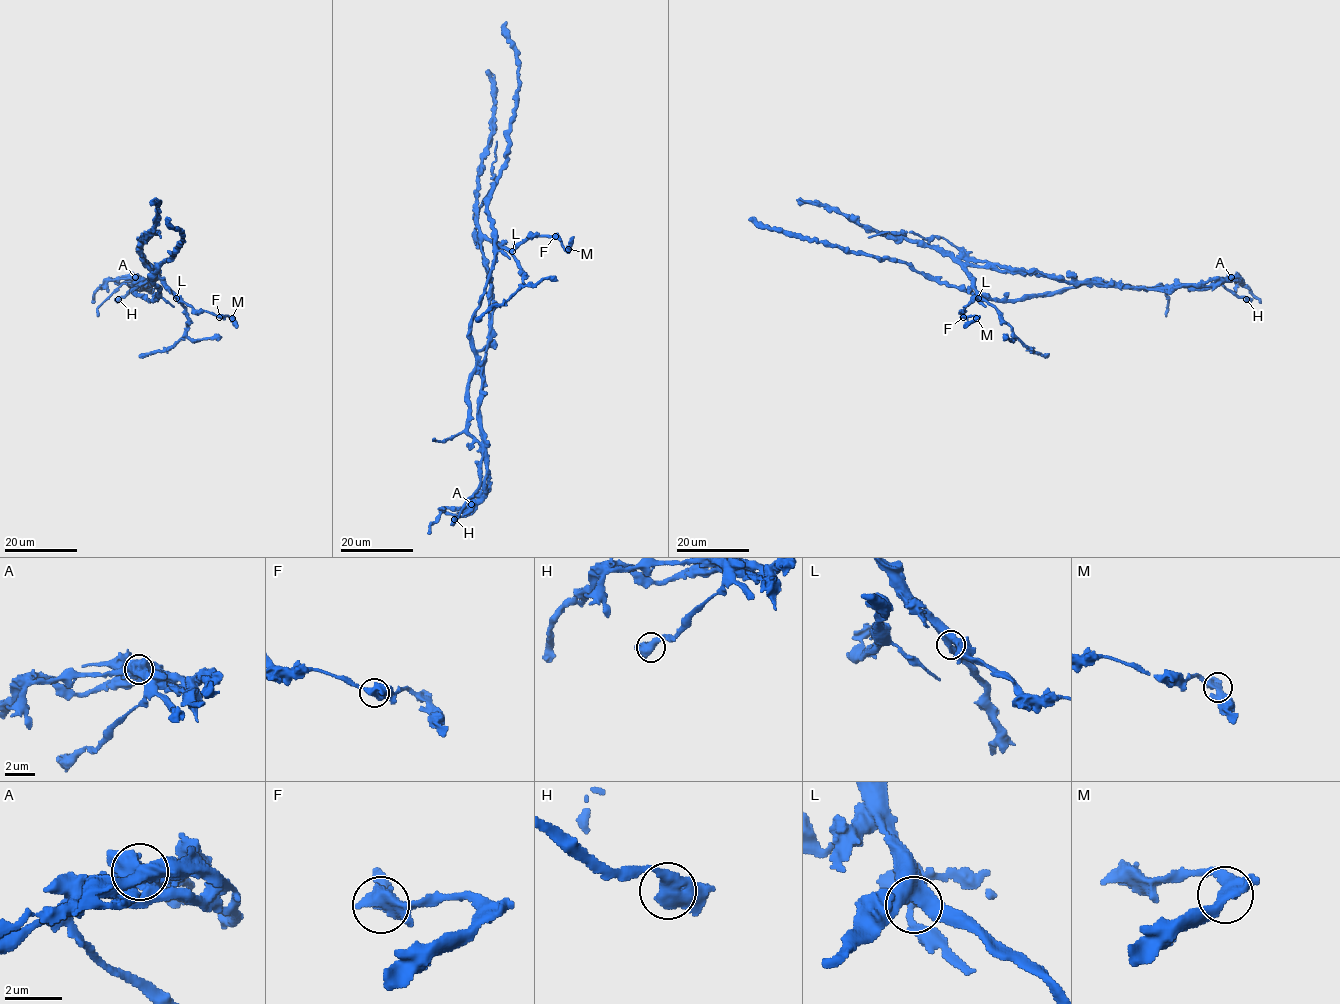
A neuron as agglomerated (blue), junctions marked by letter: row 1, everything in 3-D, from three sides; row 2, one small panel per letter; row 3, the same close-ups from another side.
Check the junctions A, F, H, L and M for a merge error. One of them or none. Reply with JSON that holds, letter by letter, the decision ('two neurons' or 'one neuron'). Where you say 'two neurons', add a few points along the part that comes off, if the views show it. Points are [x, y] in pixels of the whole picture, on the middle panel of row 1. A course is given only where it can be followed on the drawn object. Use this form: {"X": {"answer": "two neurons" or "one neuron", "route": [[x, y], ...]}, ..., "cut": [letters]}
{"A": {"answer": "two neurons", "route": [[471, 504], [487, 472], [467, 431], [470, 327], [494, 259], [487, 199], [518, 88], [506, 22]]}, "F": {"answer": "one neuron"}, "H": {"answer": "one neuron"}, "L": {"answer": "one neuron"}, "M": {"answer": "one neuron"}, "cut": ["A"]}

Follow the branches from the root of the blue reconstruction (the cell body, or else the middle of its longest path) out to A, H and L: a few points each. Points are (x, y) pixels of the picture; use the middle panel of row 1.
A: (470, 327), (473, 349), (482, 366), (481, 479), (471, 504)
H: (470, 327), (473, 349), (482, 366), (481, 479), (479, 487), (455, 519)
L: (470, 327), (473, 347), (481, 350), (488, 345), (489, 273), (481, 241), (487, 238), (512, 251)

